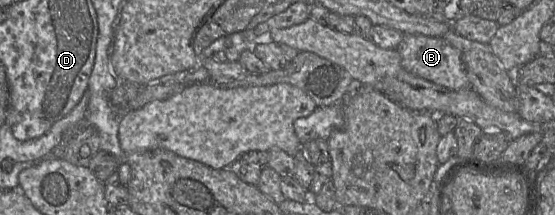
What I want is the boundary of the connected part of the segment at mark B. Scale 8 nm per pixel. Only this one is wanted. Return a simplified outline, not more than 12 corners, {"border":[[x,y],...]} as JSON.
{"border":[[404,34],[406,71],[448,90],[471,88],[460,51]]}

